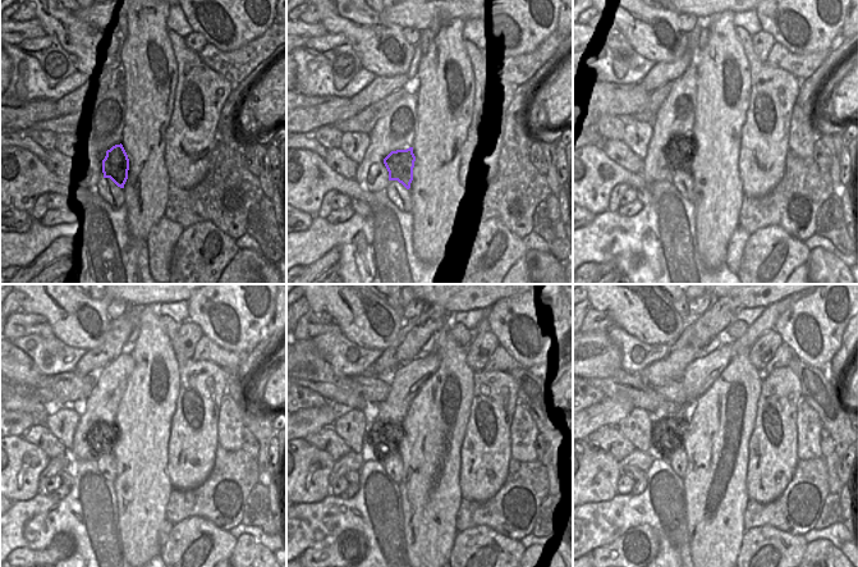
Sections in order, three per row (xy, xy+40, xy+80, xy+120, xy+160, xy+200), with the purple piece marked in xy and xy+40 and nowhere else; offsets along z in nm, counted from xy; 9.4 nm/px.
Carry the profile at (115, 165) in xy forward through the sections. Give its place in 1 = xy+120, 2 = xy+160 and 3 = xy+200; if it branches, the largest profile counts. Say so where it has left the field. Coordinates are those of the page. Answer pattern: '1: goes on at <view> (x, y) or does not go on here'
1: goes on at xy+120 (105, 446)
2: goes on at xy+160 (395, 433)
3: goes on at xy+200 (674, 421)

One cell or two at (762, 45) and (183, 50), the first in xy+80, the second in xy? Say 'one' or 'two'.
two

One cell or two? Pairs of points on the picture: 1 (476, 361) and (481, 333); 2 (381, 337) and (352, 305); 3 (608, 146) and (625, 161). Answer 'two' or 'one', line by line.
1: one
2: one
3: one

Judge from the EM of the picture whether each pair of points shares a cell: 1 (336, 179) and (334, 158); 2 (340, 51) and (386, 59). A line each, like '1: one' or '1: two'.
1: two
2: two

